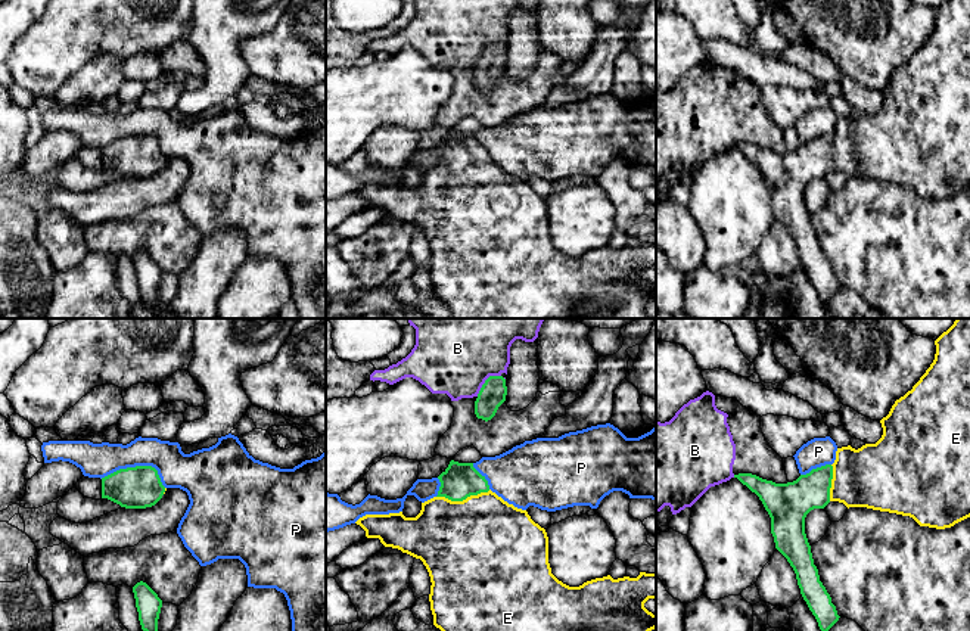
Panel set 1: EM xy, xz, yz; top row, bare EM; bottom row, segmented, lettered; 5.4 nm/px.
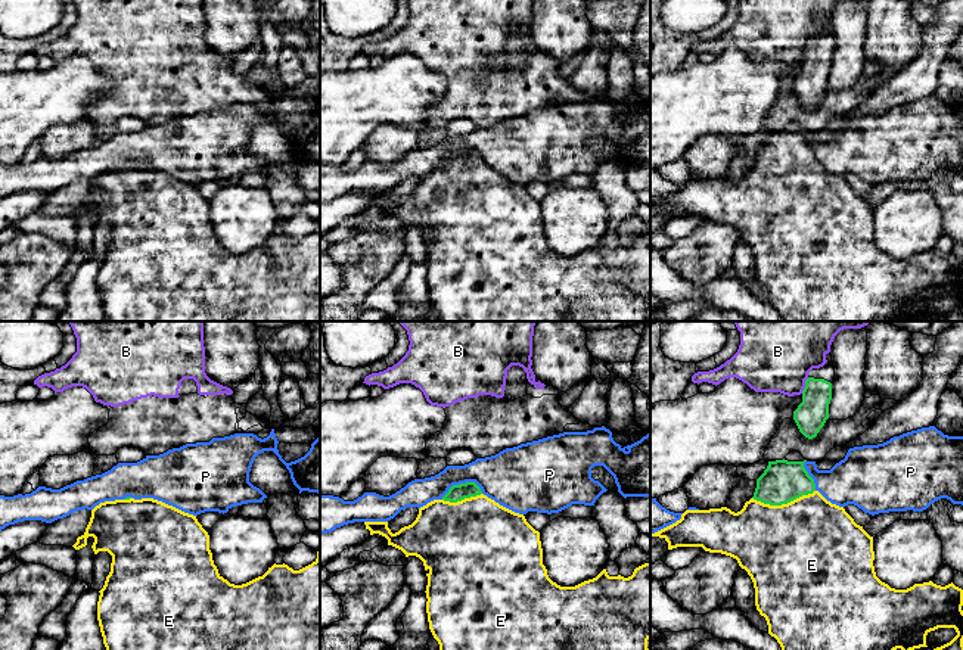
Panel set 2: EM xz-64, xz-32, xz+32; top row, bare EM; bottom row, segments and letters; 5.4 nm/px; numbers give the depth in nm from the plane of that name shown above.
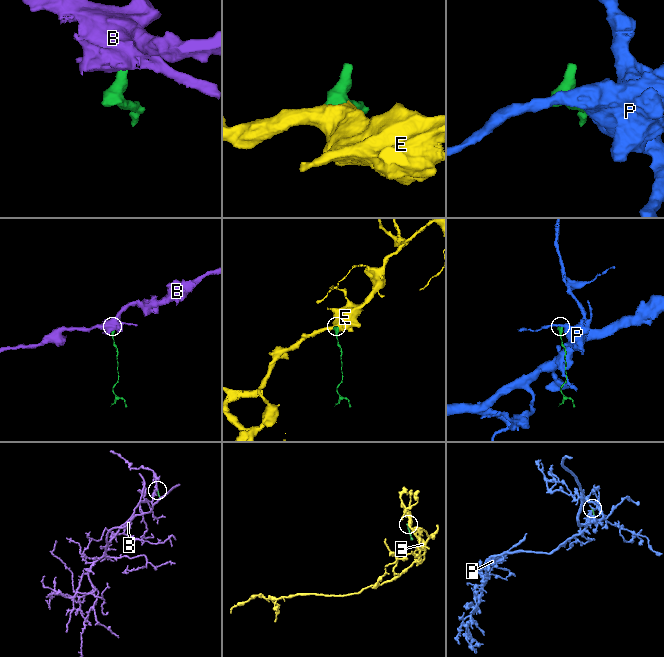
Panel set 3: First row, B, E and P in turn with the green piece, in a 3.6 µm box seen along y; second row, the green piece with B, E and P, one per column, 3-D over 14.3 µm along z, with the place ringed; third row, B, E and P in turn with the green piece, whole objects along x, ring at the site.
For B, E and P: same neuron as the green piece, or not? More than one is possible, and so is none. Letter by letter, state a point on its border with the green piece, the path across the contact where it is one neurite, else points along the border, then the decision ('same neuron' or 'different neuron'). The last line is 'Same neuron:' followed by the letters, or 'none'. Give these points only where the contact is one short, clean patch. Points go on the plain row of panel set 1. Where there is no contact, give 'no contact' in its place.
B: meets green in xz at (485, 50); border along xz (500, 44), (491, 44), (476, 65); different neuron
E: meets green in xz at (463, 168); runs through xz (459, 151), (463, 158), (463, 168), (466, 189), (479, 211); same neuron
P: meets green in xy at (137, 136); border along xy (100, 148), (120, 139), (152, 136), (165, 157); different neuron
Same neuron: E

